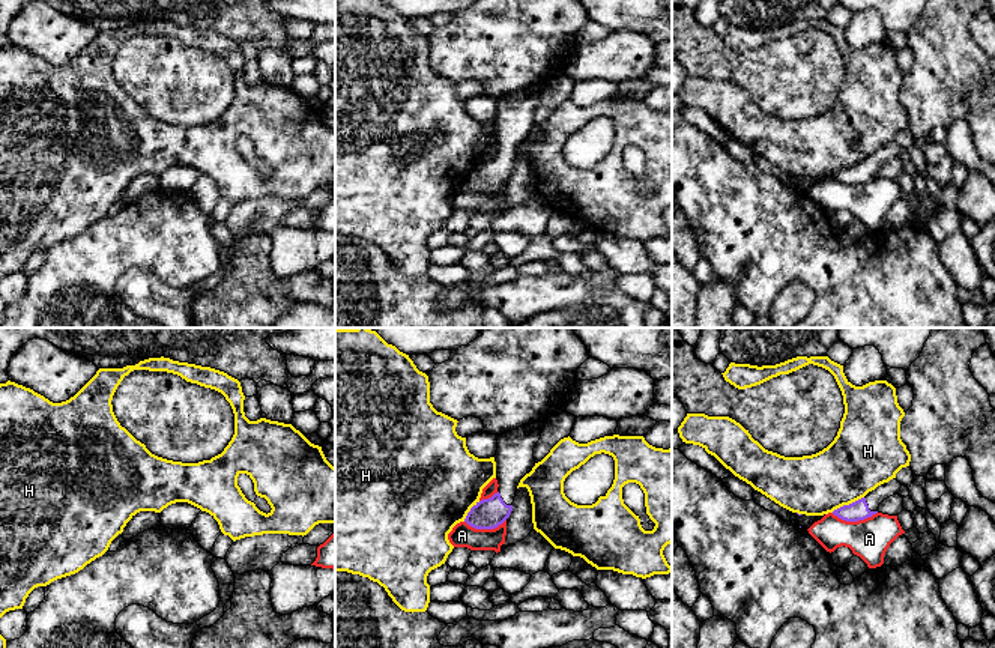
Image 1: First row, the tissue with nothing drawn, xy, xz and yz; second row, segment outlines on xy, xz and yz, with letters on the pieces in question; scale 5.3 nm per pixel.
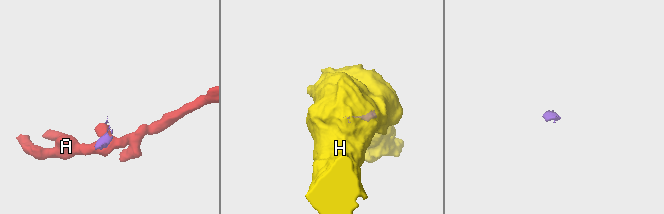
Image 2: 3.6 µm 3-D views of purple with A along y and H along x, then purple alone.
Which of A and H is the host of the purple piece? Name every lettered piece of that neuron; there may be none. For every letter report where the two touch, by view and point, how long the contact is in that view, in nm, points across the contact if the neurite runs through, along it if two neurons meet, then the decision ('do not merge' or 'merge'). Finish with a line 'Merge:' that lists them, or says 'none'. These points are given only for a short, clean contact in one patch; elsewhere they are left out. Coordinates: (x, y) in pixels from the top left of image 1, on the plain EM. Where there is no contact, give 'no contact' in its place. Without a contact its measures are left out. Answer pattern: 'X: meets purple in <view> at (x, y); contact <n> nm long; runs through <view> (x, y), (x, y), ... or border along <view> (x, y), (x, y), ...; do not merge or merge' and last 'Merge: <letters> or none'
A: meets purple in yz at (854, 184); contact 240 nm long; border along yz (877, 175), (857, 184), (842, 184), (831, 176); do not merge
H: meets purple in yz at (846, 169); contact 190 nm long; do not merge
Merge: none

